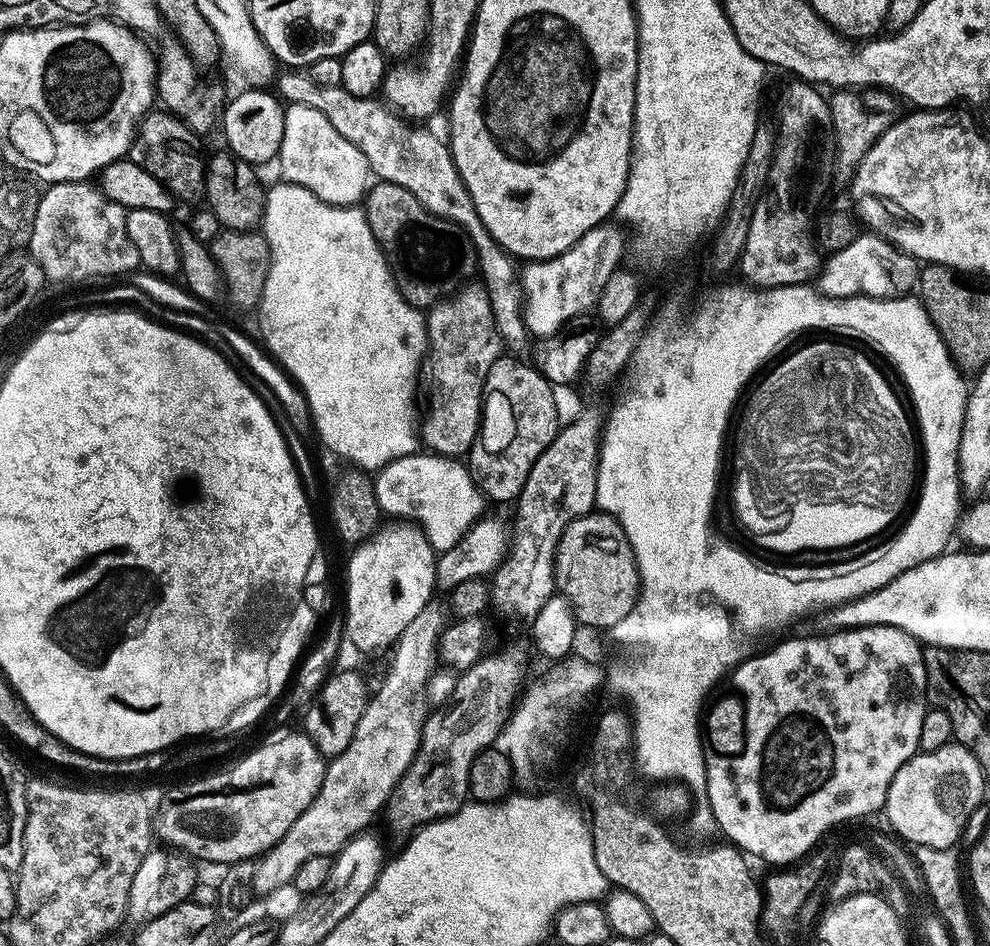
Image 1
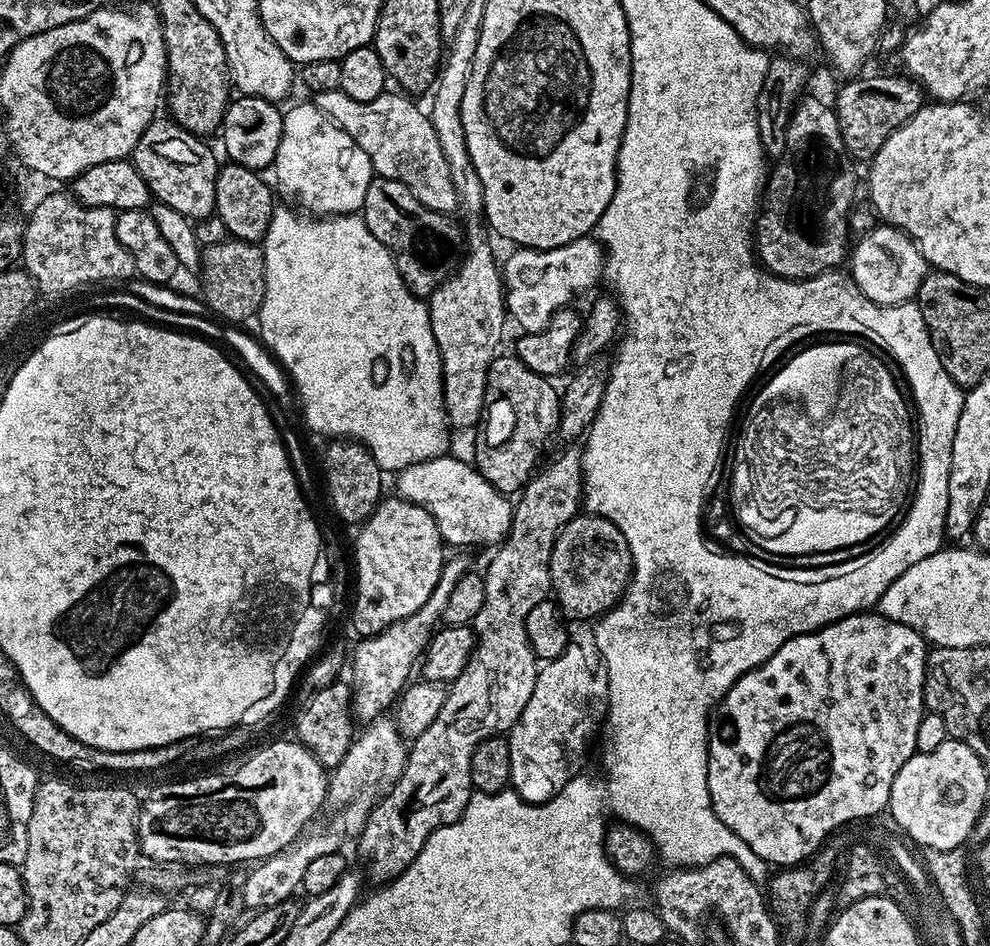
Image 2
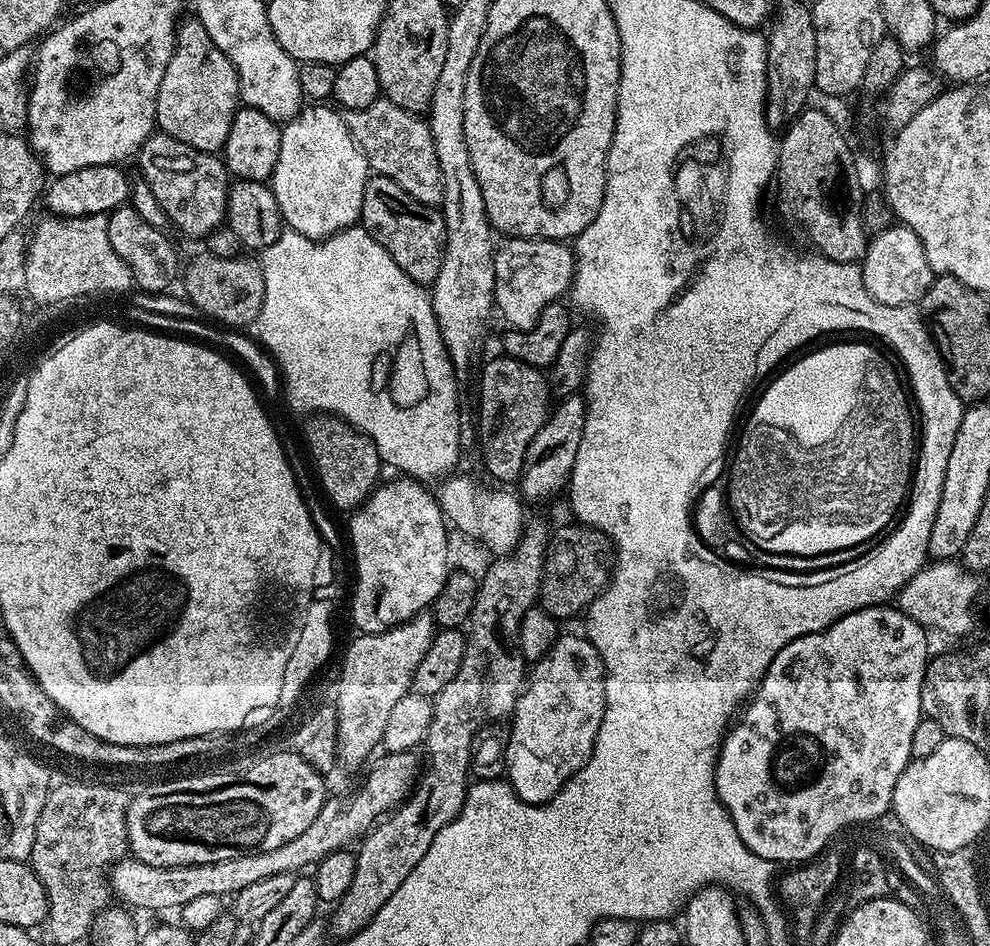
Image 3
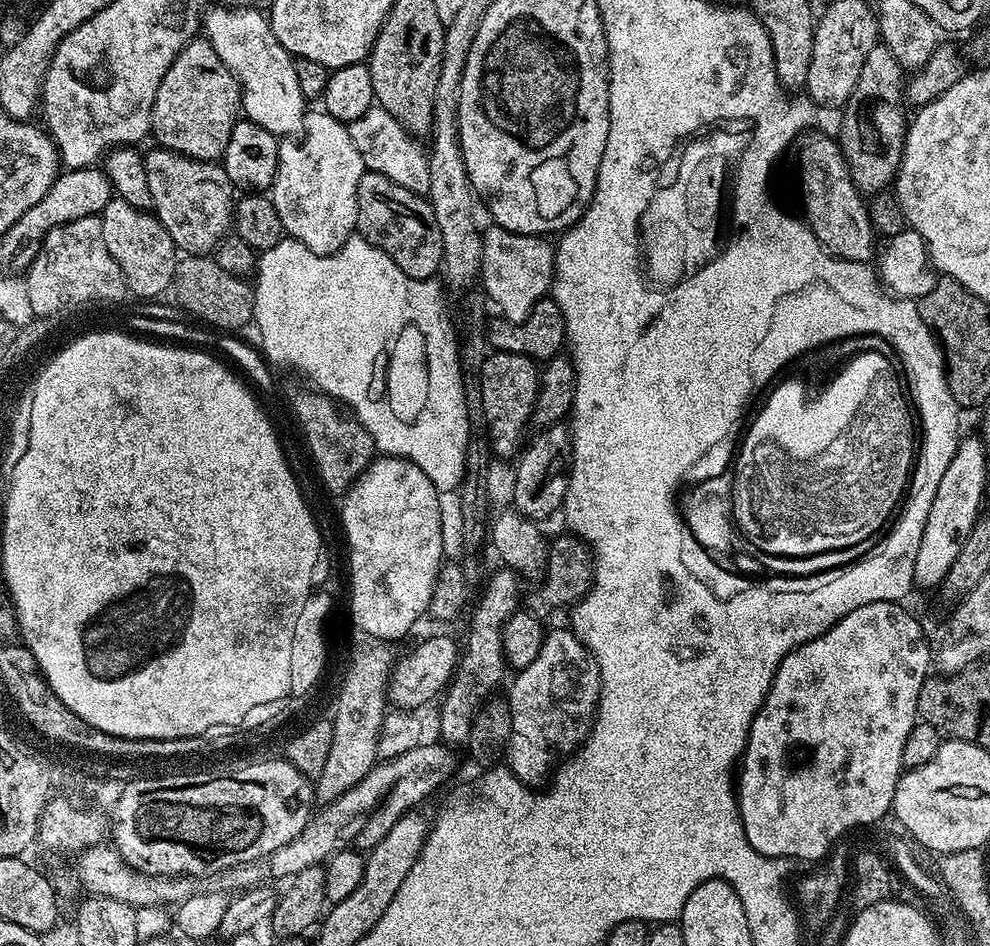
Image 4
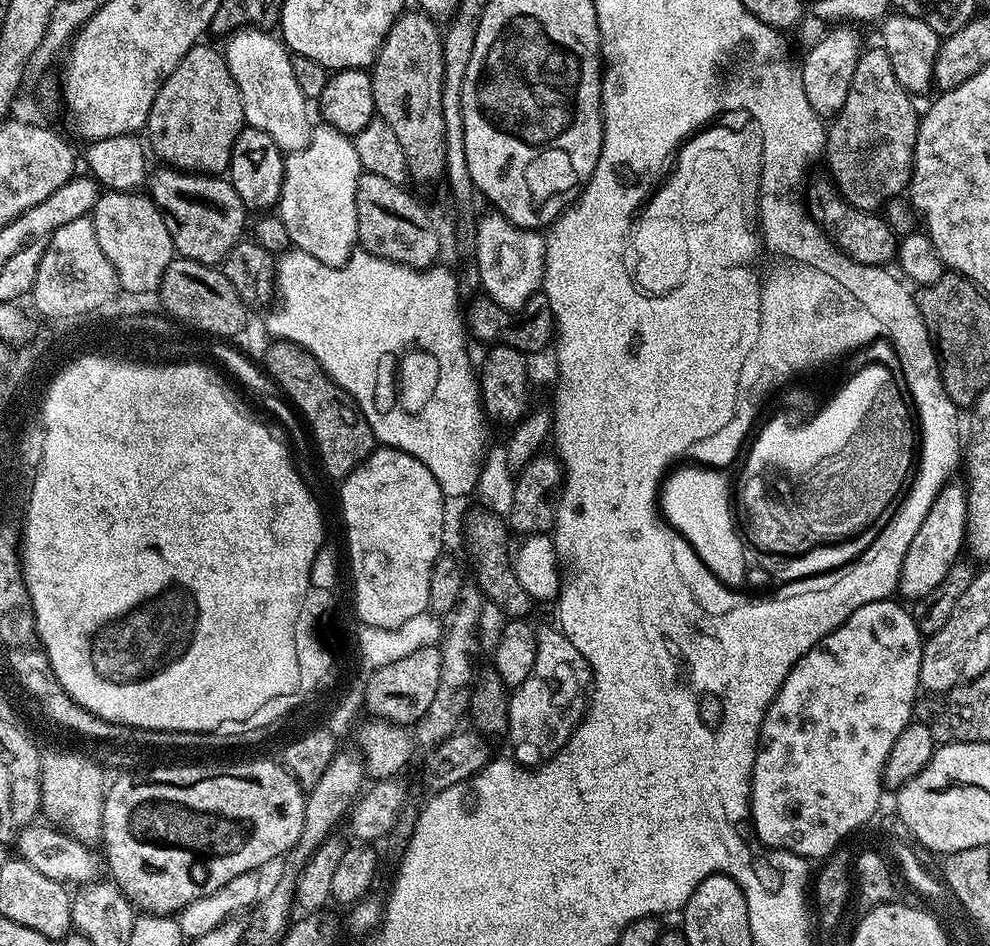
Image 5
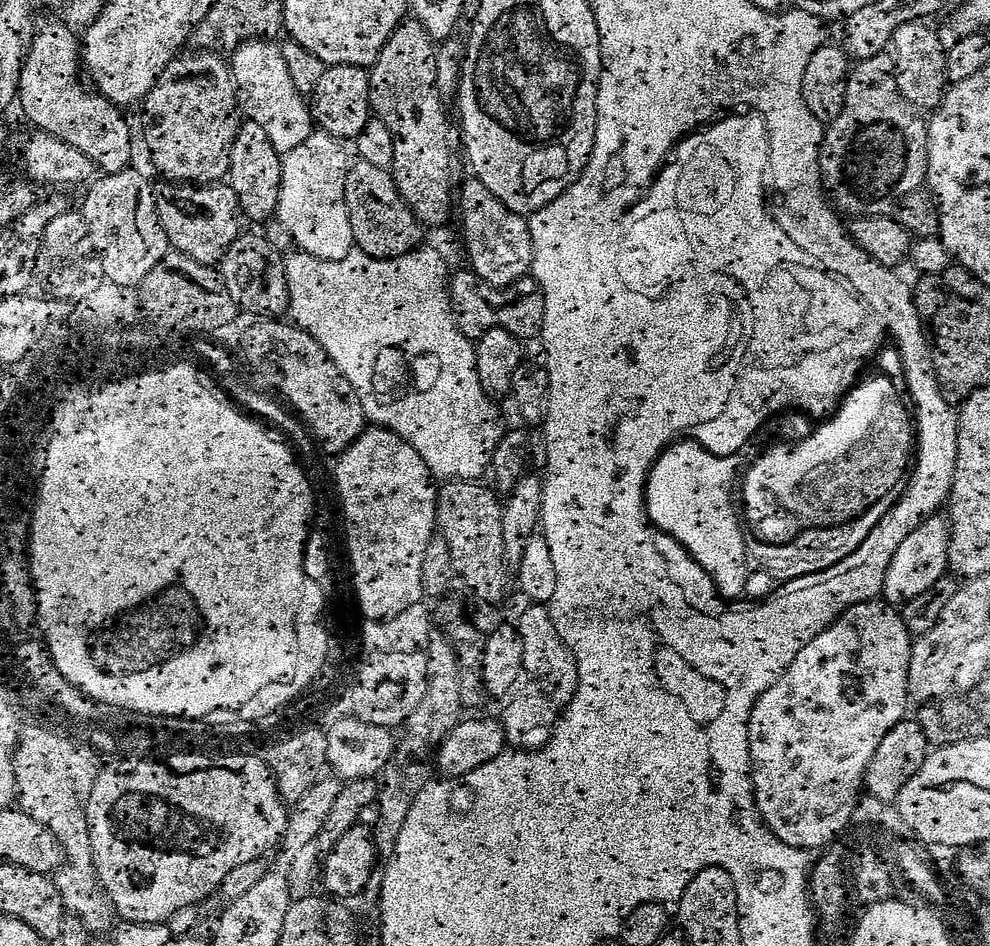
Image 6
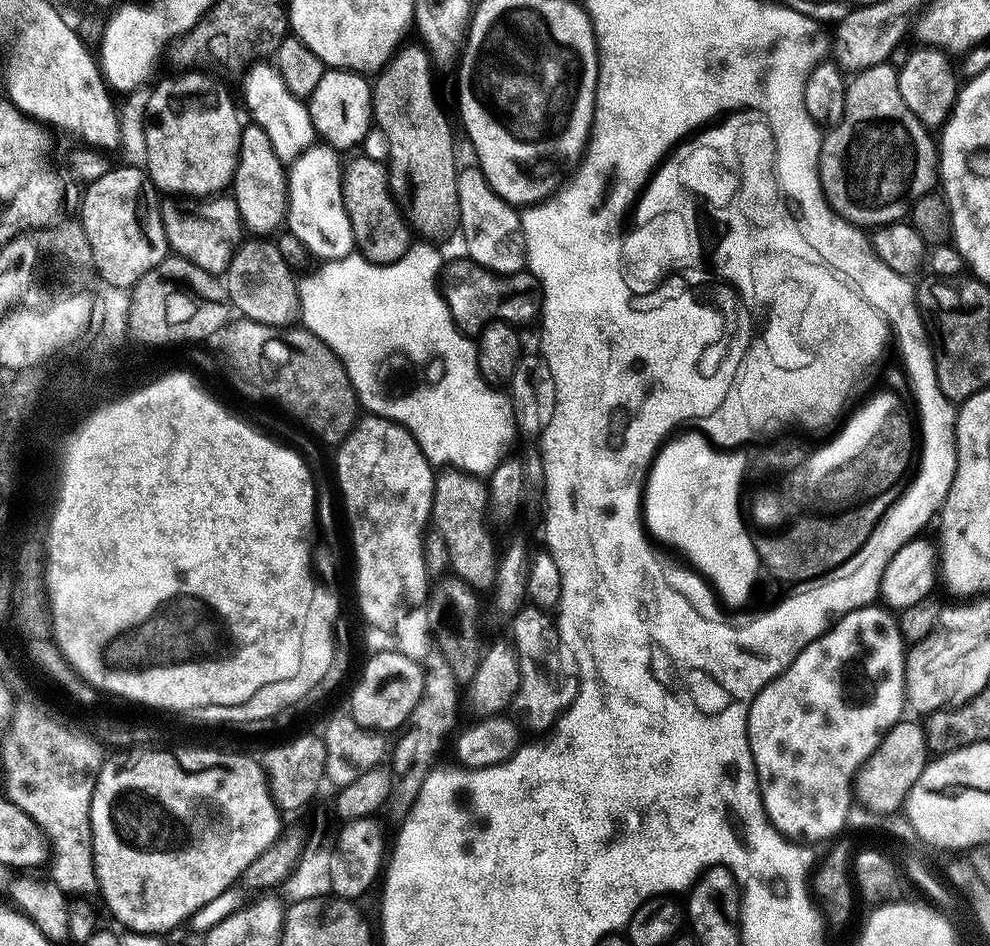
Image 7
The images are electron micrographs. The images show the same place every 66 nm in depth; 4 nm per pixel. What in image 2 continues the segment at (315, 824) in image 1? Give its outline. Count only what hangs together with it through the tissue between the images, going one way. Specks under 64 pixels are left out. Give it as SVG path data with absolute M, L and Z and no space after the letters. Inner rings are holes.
M379 718L369 723L363 729L365 732L361 736L359 733L353 739L339 766L331 769L327 803L330 808L332 804L336 813L333 814L328 829L325 832L305 831L294 843L283 848L278 854L259 861L253 867L256 869L245 878L244 884L239 885L244 903L249 909L274 908L284 900L293 899L297 895L295 892L301 891L302 874L306 874L306 866L310 866L314 858L322 858L322 854L340 852L342 848L340 843L343 842L344 835L359 837L366 818L372 813L373 806L382 795L382 789L396 783L408 758L406 741L396 729L395 719L386 719Z

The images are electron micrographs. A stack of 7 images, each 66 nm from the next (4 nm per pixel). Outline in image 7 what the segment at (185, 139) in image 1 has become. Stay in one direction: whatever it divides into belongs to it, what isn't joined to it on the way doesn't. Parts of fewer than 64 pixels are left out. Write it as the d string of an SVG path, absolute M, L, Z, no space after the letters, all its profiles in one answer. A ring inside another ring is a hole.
M228 194L211 198L161 199L160 217L169 249L182 259L194 262L194 266L206 270L213 278L228 271L233 254L246 236L236 201Z

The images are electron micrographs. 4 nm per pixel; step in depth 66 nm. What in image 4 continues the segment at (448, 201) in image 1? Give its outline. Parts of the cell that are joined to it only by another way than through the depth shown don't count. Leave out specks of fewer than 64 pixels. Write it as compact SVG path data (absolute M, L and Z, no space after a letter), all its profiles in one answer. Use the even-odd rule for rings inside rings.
M373 106L362 114L362 118L354 118L347 121L348 133L350 139L354 141L354 147L357 148L358 154L362 154L362 162L365 169L370 172L377 172L390 182L398 182L411 192L427 194L430 190L430 162L428 161L429 153L426 151L419 139L407 132L386 109L379 106Z

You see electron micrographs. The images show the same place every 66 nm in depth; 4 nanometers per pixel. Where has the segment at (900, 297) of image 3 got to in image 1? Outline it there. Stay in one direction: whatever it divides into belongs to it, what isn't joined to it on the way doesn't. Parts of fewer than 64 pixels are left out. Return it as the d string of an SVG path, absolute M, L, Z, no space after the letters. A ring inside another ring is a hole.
M861 234L842 250L831 253L823 261L818 273L818 288L825 296L875 296L877 300L891 300L894 296L911 293L918 284L918 261L915 256L908 256L901 248L889 240L875 234Z

